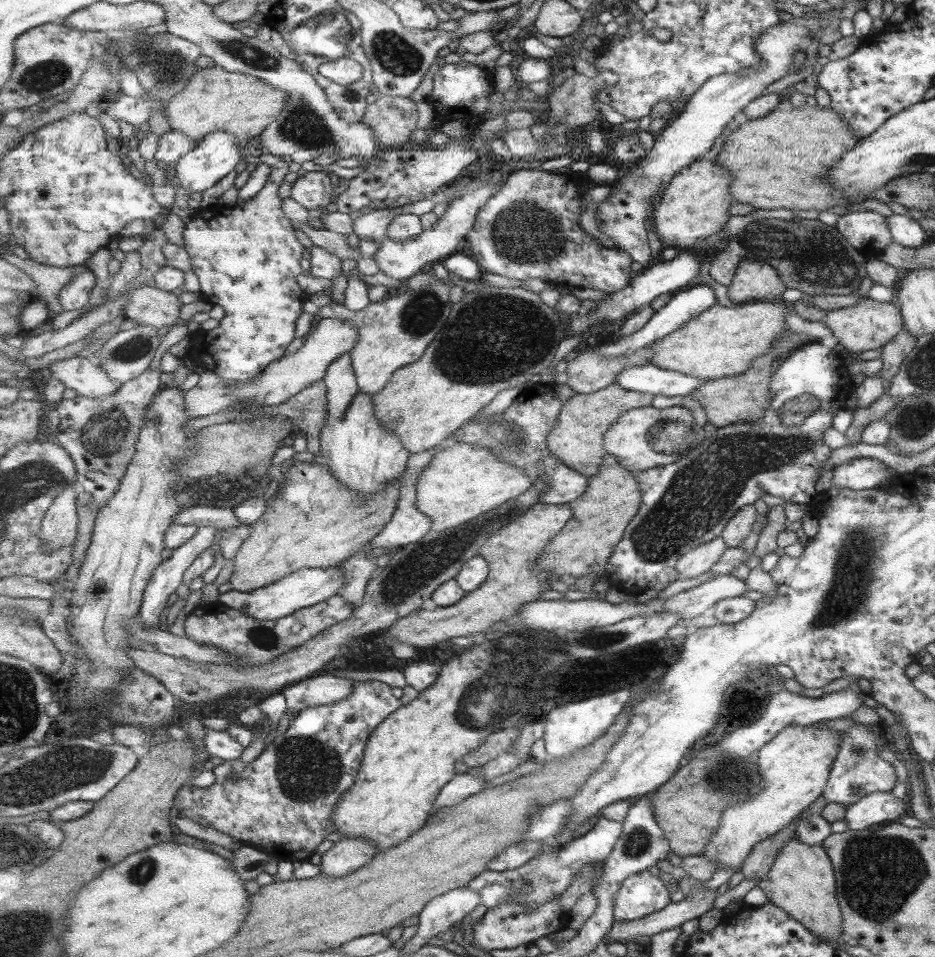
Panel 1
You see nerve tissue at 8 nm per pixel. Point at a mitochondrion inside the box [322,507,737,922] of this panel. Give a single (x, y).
(486, 703)

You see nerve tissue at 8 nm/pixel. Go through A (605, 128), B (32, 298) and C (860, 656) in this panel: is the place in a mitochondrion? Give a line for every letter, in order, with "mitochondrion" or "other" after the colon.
A: other
B: other
C: other

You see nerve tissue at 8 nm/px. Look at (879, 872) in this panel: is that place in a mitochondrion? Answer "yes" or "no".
yes

